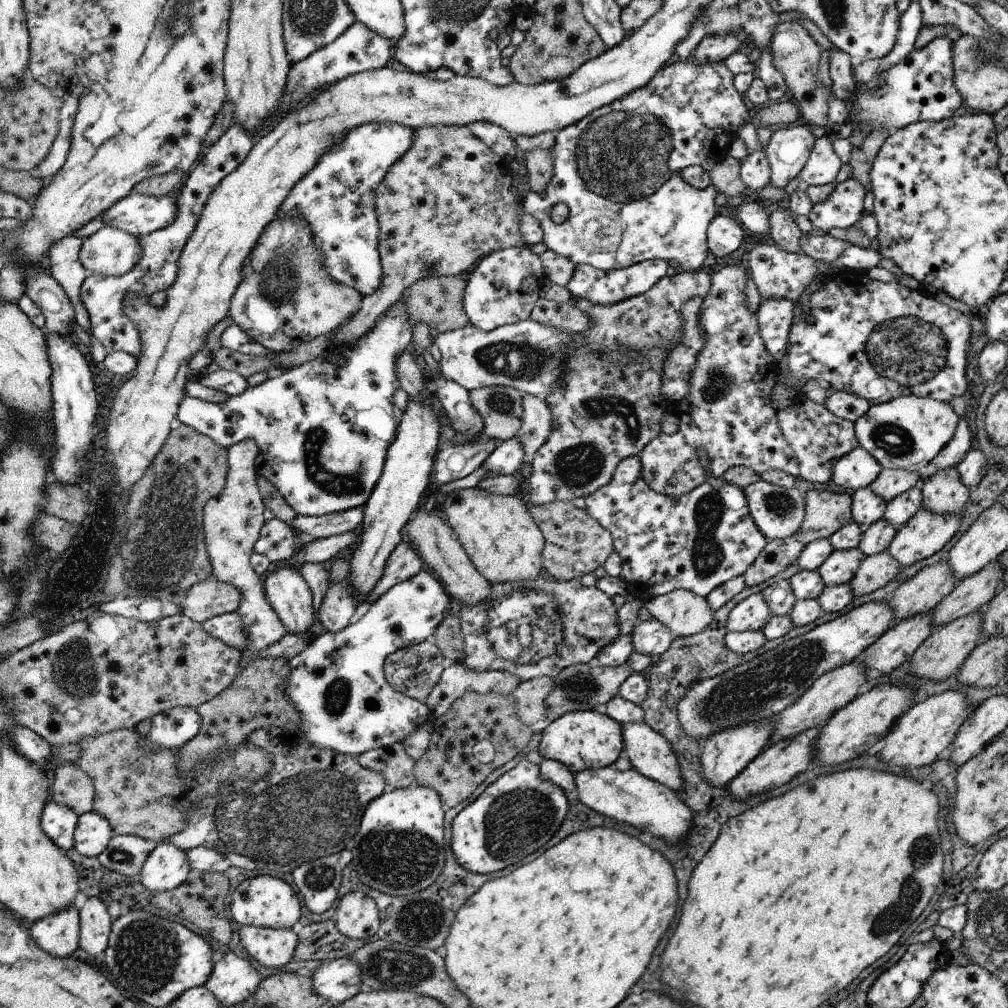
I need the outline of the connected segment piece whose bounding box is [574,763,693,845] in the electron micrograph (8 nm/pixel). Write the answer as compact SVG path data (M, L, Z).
M612 763L599 769L583 770L574 774L578 798L592 810L618 822L628 822L638 830L650 832L662 842L676 845L691 831L692 814L684 801L671 788L651 780L632 768L620 771Z

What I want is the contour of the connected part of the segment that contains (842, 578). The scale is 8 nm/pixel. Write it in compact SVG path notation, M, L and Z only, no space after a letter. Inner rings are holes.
M858 547L850 550L835 550L817 571L826 587L850 583L865 558L865 554Z

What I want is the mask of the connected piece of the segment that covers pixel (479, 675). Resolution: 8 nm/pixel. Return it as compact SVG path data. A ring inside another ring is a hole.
M461 661L454 663L442 671L438 684L432 689L432 692L425 698L431 717L439 717L448 712L448 709L459 698L466 693L500 693L507 695L522 682L514 673L505 670L483 670L477 671L463 665Z

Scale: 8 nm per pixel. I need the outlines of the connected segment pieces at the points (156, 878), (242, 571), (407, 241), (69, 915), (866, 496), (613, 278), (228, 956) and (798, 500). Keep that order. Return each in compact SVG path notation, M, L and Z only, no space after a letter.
M166 841L148 855L138 878L148 891L171 891L187 880L191 869L187 851Z
M254 439L240 441L231 449L231 468L227 474L226 488L218 496L212 497L203 508L203 529L206 531L207 551L213 568L212 576L222 582L233 584L243 592L243 601L238 613L245 624L247 635L251 638L249 650L262 650L286 635L287 628L276 614L267 596L264 596L262 582L250 566L250 556L254 542L258 540L260 529L264 526L262 495L258 485L258 468L255 464L259 456L259 446Z
M424 125L415 130L411 149L391 166L390 172L376 188L382 285L374 294L363 296L359 312L335 332L332 350L348 346L365 335L379 317L401 300L404 290L420 279L467 275L478 260L491 252L525 245L519 231L522 210L518 209L516 198L510 191L513 175L509 162L509 159L504 160L489 149L468 127Z
M75 905L58 913L44 917L43 920L32 924L32 938L36 938L36 944L44 948L48 954L56 956L70 956L79 948L80 932L79 910Z
M869 486L855 490L851 497L852 521L859 524L862 532L868 530L873 522L884 517L888 502Z
M648 259L623 269L605 271L590 265L575 265L570 282L565 286L574 297L588 299L595 305L614 304L650 290L671 272L671 264L662 259Z
M230 950L216 961L215 972L206 981L206 986L216 995L222 1006L234 1006L246 1001L258 989L262 978L248 957L236 956Z
M760 480L747 486L743 491L750 514L767 542L790 538L801 527L805 517L805 498L798 489L787 489Z

